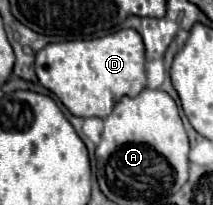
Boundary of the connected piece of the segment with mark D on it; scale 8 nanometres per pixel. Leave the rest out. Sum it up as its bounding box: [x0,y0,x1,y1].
[35,30,147,118]

